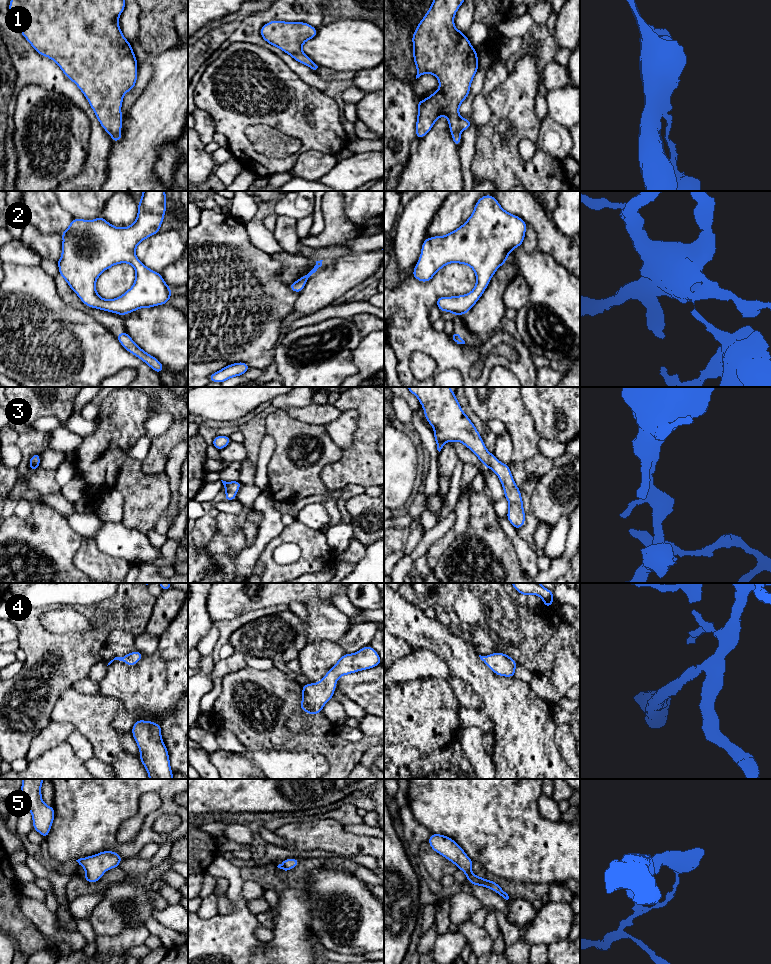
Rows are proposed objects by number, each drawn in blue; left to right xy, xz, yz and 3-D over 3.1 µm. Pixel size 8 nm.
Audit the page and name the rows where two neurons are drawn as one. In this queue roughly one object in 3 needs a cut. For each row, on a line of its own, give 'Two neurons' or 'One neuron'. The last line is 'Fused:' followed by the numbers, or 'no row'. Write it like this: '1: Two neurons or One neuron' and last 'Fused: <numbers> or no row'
1: Two neurons
2: Two neurons
3: One neuron
4: One neuron
5: Two neurons
Fused: 1, 2, 5

